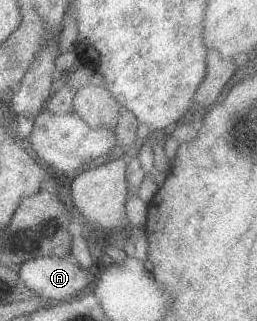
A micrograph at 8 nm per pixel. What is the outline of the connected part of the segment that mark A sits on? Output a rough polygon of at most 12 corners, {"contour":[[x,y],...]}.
{"contour":[[37,257],[17,277],[35,295],[80,296],[87,275],[70,257]]}

